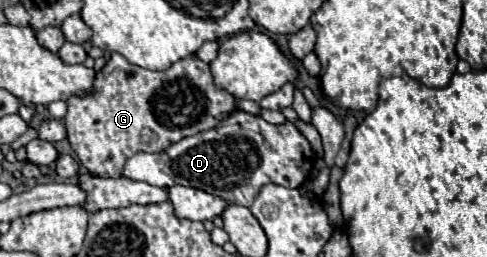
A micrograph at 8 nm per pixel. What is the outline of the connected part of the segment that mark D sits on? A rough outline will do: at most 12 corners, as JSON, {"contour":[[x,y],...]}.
{"contour":[[235,111],[123,177],[249,207],[301,187],[315,153],[295,123]]}

